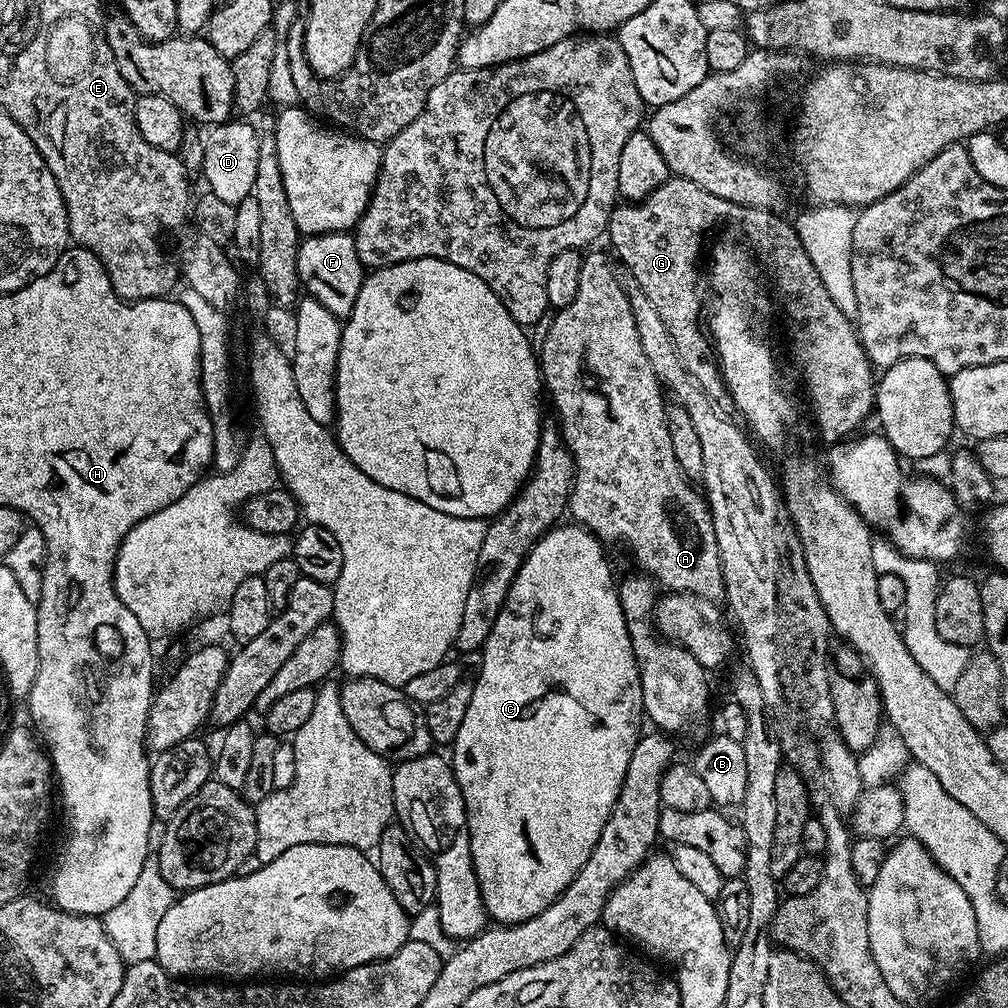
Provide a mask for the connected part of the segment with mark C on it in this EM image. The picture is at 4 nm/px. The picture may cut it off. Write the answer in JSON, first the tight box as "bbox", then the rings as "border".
{"bbox":[450,522,646,924],"border":[[[568,522],[565,528],[560,527],[549,528],[522,562],[510,586],[506,602],[490,630],[488,641],[483,646],[484,661],[480,664],[480,677],[472,684],[472,697],[466,718],[462,718],[458,738],[450,746],[452,773],[456,775],[456,781],[462,790],[472,865],[482,890],[482,902],[502,924],[521,924],[523,920],[534,918],[539,912],[546,910],[546,906],[553,904],[566,890],[566,886],[570,886],[578,870],[582,870],[586,858],[590,858],[602,834],[602,826],[606,826],[610,818],[610,810],[618,798],[622,778],[626,778],[626,766],[630,766],[630,754],[634,754],[634,746],[642,732],[640,723],[643,725],[646,720],[638,661],[632,652],[632,639],[628,636],[628,627],[622,614],[620,593],[614,580],[612,584],[612,568],[604,553],[605,545],[596,539],[593,532],[575,523]]]}

